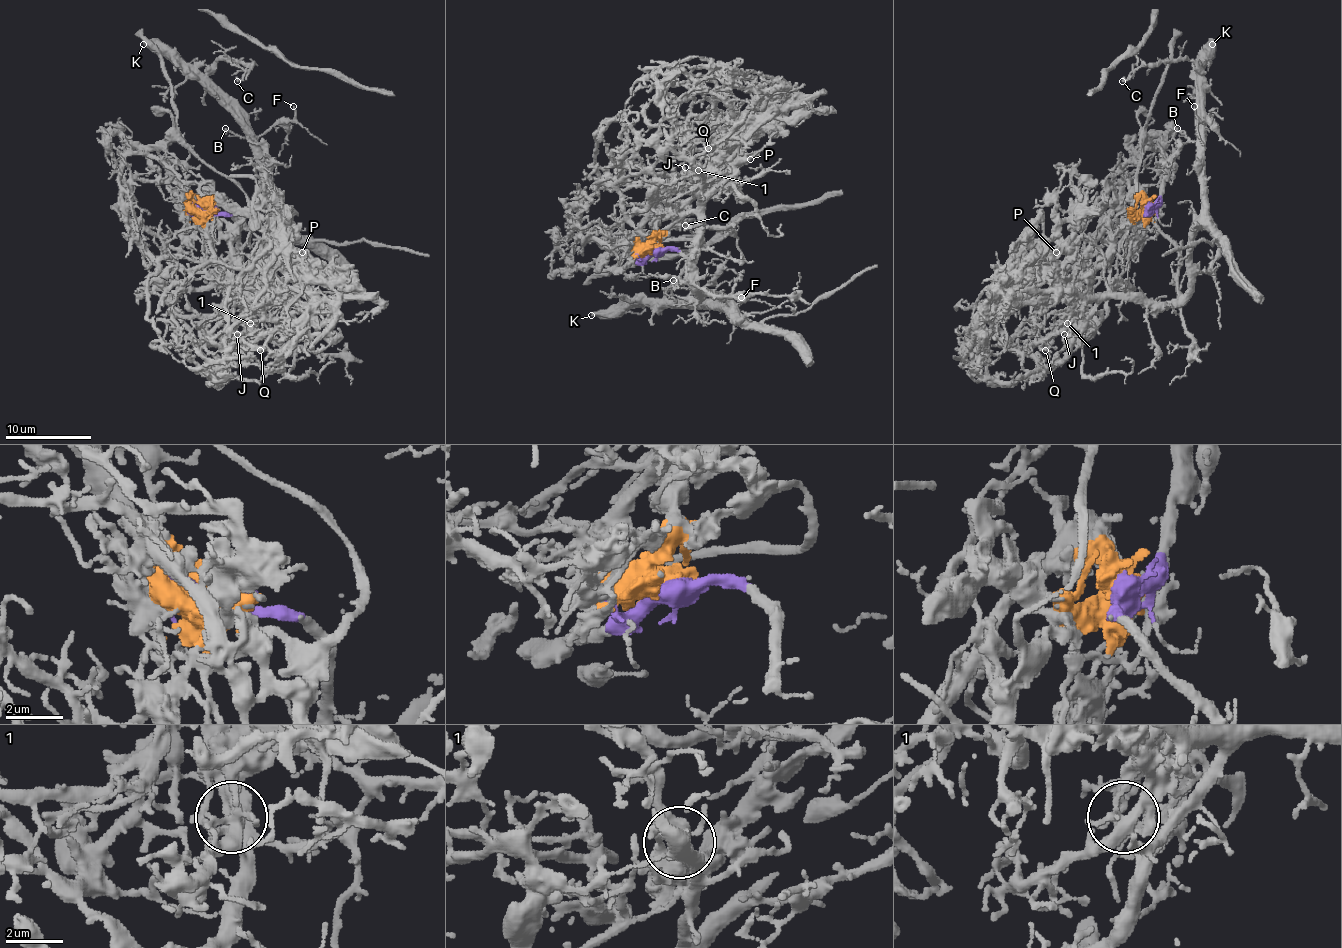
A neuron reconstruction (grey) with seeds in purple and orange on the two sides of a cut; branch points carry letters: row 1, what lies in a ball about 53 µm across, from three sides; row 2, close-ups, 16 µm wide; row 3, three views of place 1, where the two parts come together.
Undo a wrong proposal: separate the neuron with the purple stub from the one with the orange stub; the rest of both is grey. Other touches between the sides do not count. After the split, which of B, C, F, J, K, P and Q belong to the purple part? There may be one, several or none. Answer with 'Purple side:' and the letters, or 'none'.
Purple side: B, C, F, K

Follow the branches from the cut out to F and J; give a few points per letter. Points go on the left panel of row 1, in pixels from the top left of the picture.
F: (207, 206), (237, 225), (233, 290), (242, 296), (278, 217), (257, 140), (295, 116), (293, 105)
J: (207, 206), (212, 202), (216, 215), (227, 223), (231, 257), (246, 275), (244, 287), (233, 298), (237, 335)

